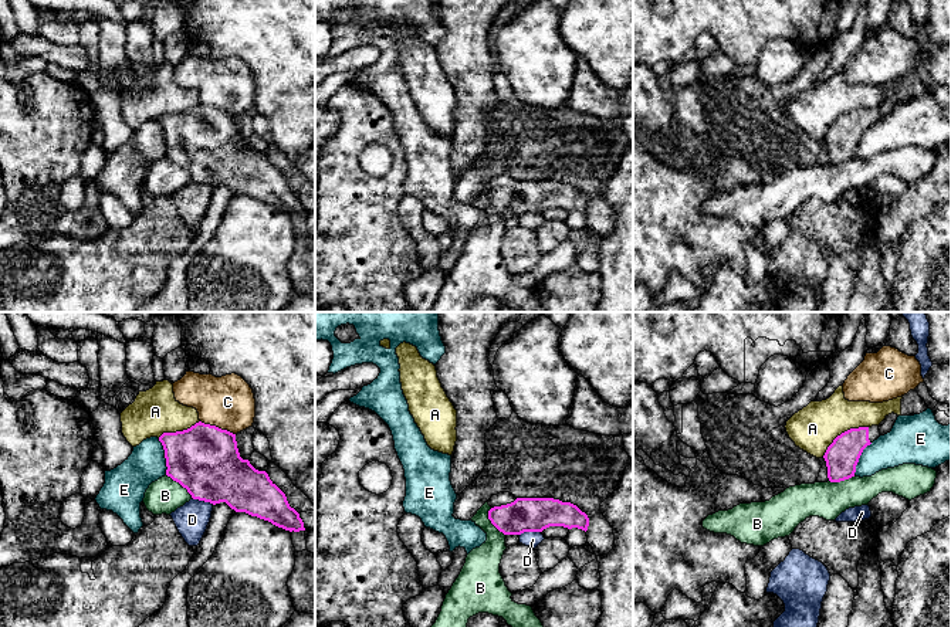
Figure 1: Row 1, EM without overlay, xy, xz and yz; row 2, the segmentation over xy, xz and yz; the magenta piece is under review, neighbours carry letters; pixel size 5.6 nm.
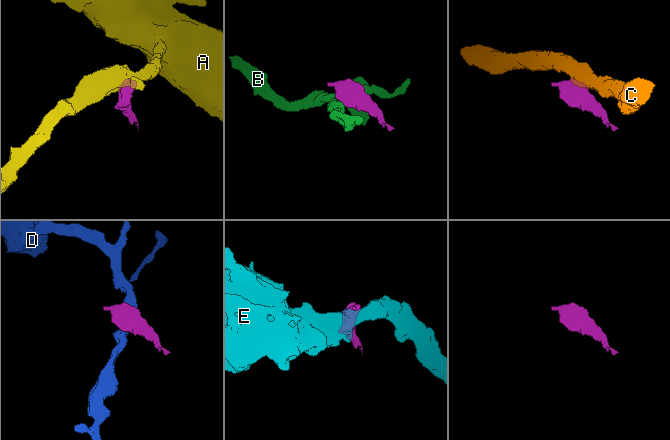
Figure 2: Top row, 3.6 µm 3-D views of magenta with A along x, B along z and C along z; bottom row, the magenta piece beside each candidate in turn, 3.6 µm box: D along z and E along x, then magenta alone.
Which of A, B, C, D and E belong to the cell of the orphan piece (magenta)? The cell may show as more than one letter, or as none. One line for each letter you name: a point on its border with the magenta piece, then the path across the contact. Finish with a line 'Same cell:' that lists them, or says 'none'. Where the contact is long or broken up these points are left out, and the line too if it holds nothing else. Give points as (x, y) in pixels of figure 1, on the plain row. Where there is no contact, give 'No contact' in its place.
Same cell: none

